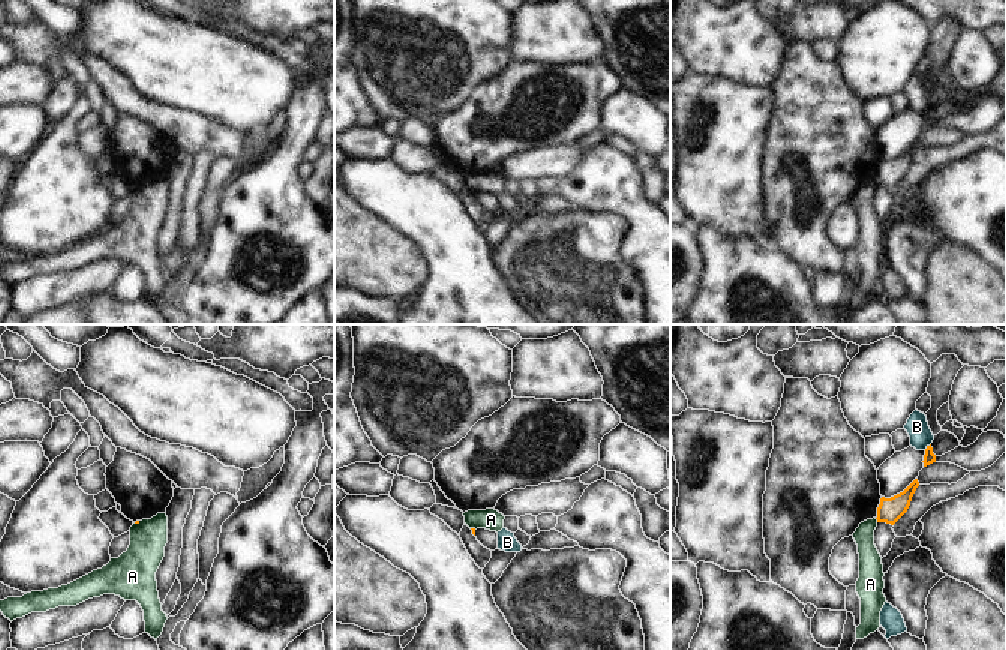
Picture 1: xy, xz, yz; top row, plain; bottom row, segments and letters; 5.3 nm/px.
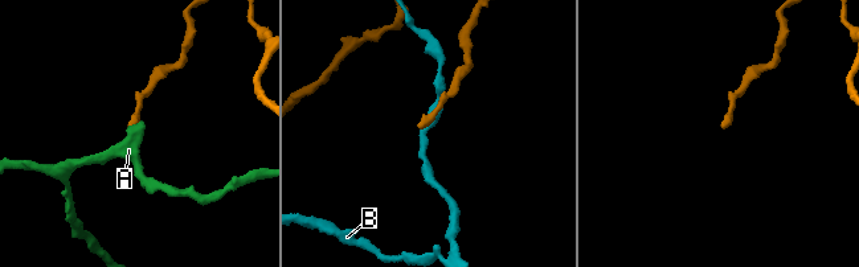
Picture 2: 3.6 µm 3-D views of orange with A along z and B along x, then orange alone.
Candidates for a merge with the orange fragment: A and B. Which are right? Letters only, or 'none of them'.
none of them

